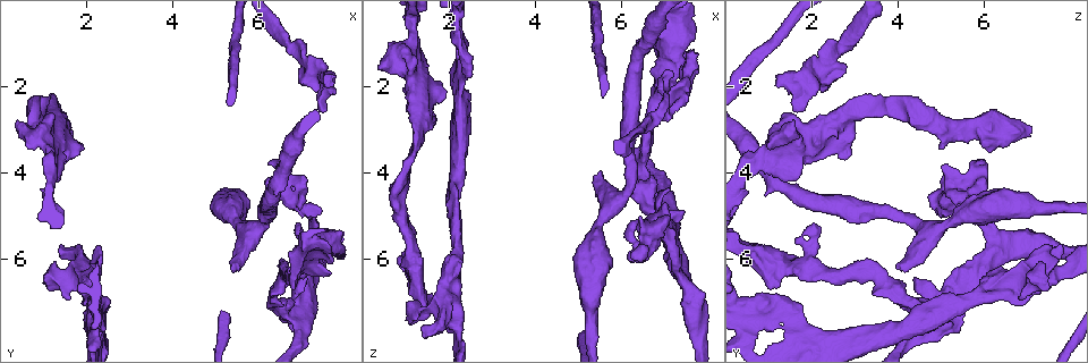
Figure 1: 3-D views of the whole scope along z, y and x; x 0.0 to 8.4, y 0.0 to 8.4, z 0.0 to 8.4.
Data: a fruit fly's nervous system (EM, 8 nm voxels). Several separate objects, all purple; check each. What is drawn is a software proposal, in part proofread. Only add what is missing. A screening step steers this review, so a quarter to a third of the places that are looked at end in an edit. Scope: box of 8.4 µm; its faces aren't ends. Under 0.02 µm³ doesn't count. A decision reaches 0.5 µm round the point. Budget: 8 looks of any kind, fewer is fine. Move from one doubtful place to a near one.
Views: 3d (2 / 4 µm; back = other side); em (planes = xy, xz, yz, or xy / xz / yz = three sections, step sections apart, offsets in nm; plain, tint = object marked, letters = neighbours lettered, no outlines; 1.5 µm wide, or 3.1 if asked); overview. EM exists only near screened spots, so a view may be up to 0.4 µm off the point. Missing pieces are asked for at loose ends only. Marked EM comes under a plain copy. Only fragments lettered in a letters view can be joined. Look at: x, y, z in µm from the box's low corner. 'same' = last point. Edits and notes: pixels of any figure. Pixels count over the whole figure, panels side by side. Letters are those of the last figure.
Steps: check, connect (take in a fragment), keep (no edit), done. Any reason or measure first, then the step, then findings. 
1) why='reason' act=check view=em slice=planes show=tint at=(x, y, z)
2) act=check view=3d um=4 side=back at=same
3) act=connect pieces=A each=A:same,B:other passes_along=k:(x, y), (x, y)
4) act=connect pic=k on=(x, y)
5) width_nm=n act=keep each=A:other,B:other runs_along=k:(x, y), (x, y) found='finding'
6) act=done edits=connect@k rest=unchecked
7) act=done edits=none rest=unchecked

why='branch stops here' act=check view=em slice=planes show=letters at=(2.30, 7.55, 1.95)

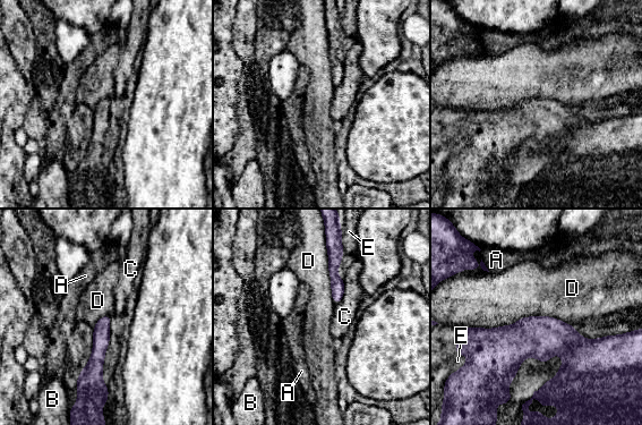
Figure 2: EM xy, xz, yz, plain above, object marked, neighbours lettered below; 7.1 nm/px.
longest_contact=D:800nm act=keep each=A:other,B:other,C:other,D:other,E:other runs_along=2:(472, 330), (485, 340), (602, 341) found='none of them fits'

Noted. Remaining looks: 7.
why='branch stops here' act=check view=3d um=4 at=(5.55, 6.10, 4.00)

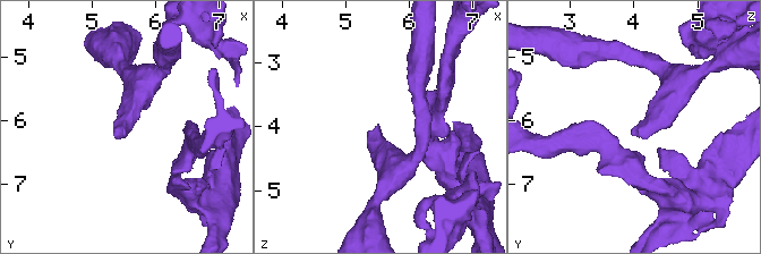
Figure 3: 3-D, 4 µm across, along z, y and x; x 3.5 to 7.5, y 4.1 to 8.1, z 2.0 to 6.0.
why='now the EM' act=check view=em slice=yz step=8 show=tint at=(5.55, 6.20, 4.05)

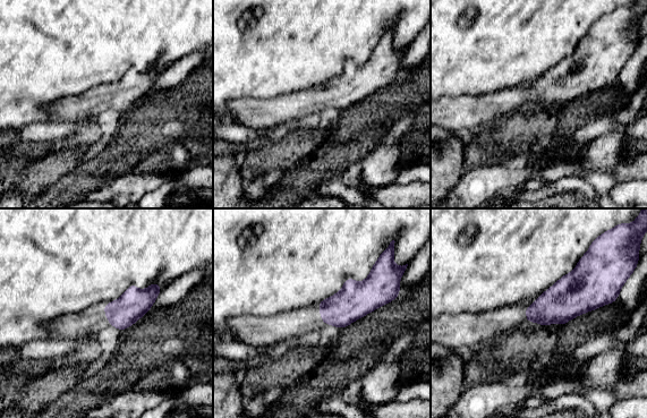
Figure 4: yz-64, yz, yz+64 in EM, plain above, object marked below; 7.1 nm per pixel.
act=check view=em slice=yz step=8 show=letters at=same

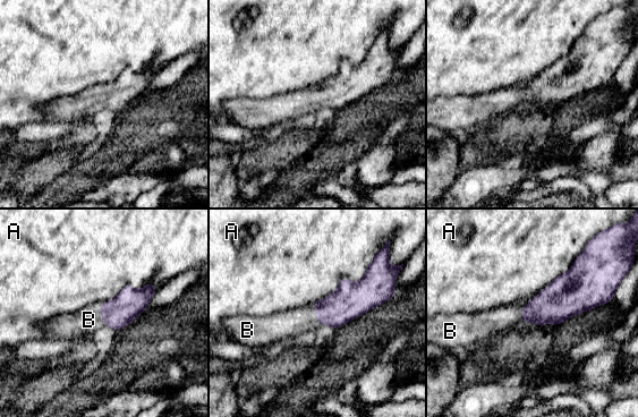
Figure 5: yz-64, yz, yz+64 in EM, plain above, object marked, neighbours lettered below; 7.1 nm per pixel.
act=connect pieces=B each=A:other,B:same passes_along=5:(348, 301), (315, 313), (289, 323) found='the cell continues'

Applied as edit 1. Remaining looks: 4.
why='branch stops here' act=check view=em slice=xy step=8 show=tint at=(7.40, 4.85, 4.85)

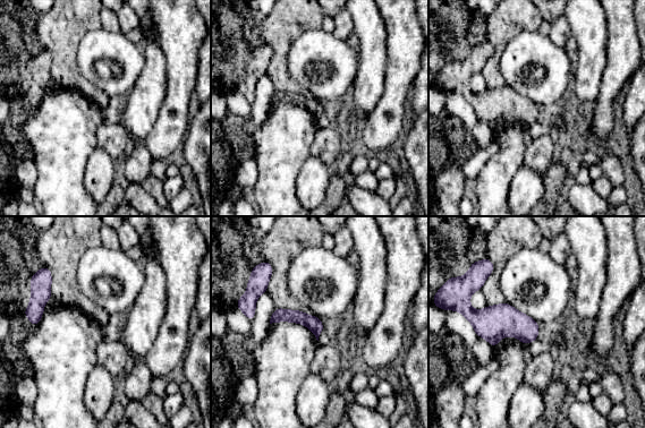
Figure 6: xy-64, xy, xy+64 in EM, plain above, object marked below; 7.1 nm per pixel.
act=check view=em slice=planes show=letters at=same

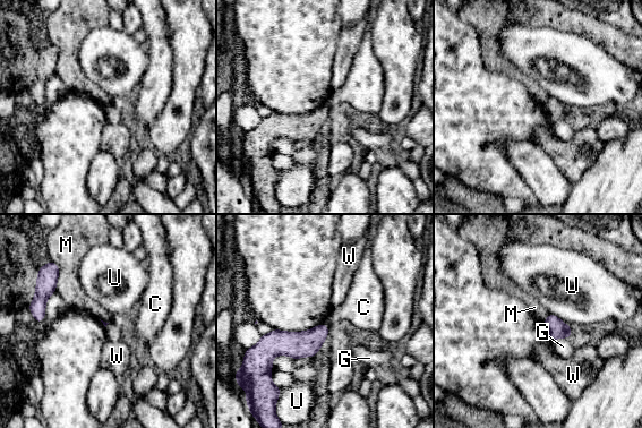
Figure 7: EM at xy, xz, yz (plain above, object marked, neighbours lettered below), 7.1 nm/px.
act=keep each=C:other,G:other,M:other,U:other,W:other found='none of them fits'

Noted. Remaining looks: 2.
act=done edits=connect@5 rest=unchecked

